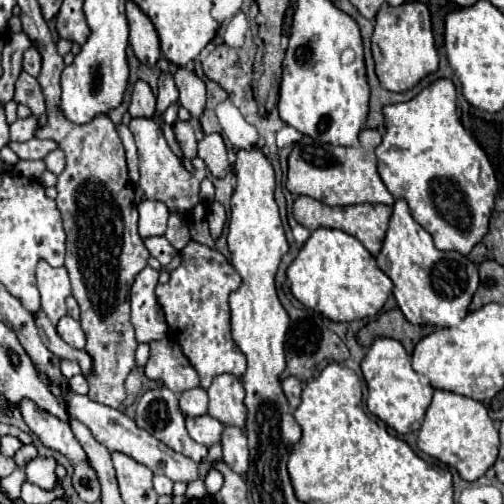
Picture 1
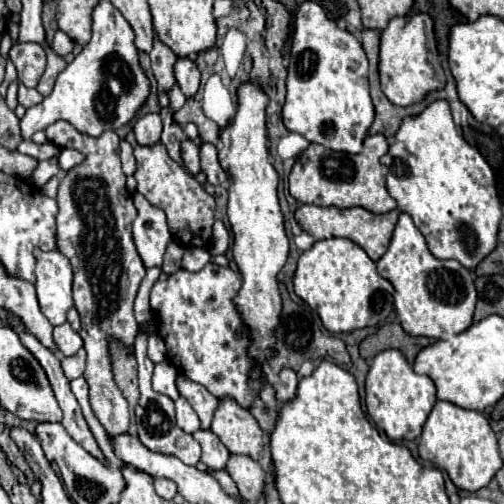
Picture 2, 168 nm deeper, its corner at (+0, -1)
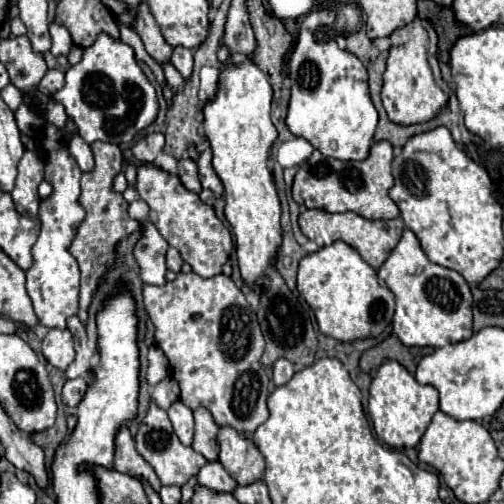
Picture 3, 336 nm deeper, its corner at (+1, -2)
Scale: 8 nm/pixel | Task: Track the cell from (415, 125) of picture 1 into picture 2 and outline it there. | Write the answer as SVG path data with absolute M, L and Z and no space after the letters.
M445 100L433 102L415 118L405 118L395 134L395 144L381 162L387 166L389 194L395 198L397 208L413 218L435 258L453 258L467 270L475 270L493 252L503 218L493 170L463 140Z

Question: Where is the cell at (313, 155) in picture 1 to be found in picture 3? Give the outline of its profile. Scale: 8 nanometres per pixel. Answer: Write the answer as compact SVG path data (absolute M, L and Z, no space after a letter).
M378 141L372 145L370 155L364 161L340 161L332 157L324 157L318 149L312 157L300 165L294 185L292 197L298 205L306 209L324 209L328 213L344 213L354 211L366 219L394 219L400 215L394 201L388 197L388 189L394 185L390 163L392 163L392 145L388 141Z

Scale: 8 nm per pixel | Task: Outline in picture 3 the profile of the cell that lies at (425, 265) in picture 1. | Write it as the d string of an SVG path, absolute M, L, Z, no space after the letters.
M404 229L398 245L378 269L378 277L396 297L392 327L404 345L442 347L472 335L472 293L466 279L458 271L432 263L410 229Z

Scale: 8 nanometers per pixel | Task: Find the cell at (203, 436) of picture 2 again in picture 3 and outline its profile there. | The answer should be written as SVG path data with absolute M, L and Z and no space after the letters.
M208 461L200 473L198 473L198 483L200 485L206 485L214 491L234 491L234 487L238 485L230 475L228 471L222 467L220 461Z

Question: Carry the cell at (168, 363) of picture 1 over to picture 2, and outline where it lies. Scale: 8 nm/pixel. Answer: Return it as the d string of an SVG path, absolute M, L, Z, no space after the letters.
M183 374L177 376L177 386L179 386L181 396L187 398L189 404L193 406L193 410L197 412L197 416L199 416L199 420L201 420L201 428L203 428L203 430L209 430L209 428L211 428L213 414L215 414L215 410L217 410L217 406L219 406L219 400L217 400L213 394L209 394L209 392L205 390L205 386L191 382L191 380L185 378Z

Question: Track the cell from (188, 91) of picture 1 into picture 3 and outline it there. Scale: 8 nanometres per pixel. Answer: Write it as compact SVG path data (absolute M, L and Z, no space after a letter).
M174 47L174 53L172 53L170 63L182 73L184 79L190 79L192 77L194 57L192 57L192 51L190 49L186 49L186 47Z

